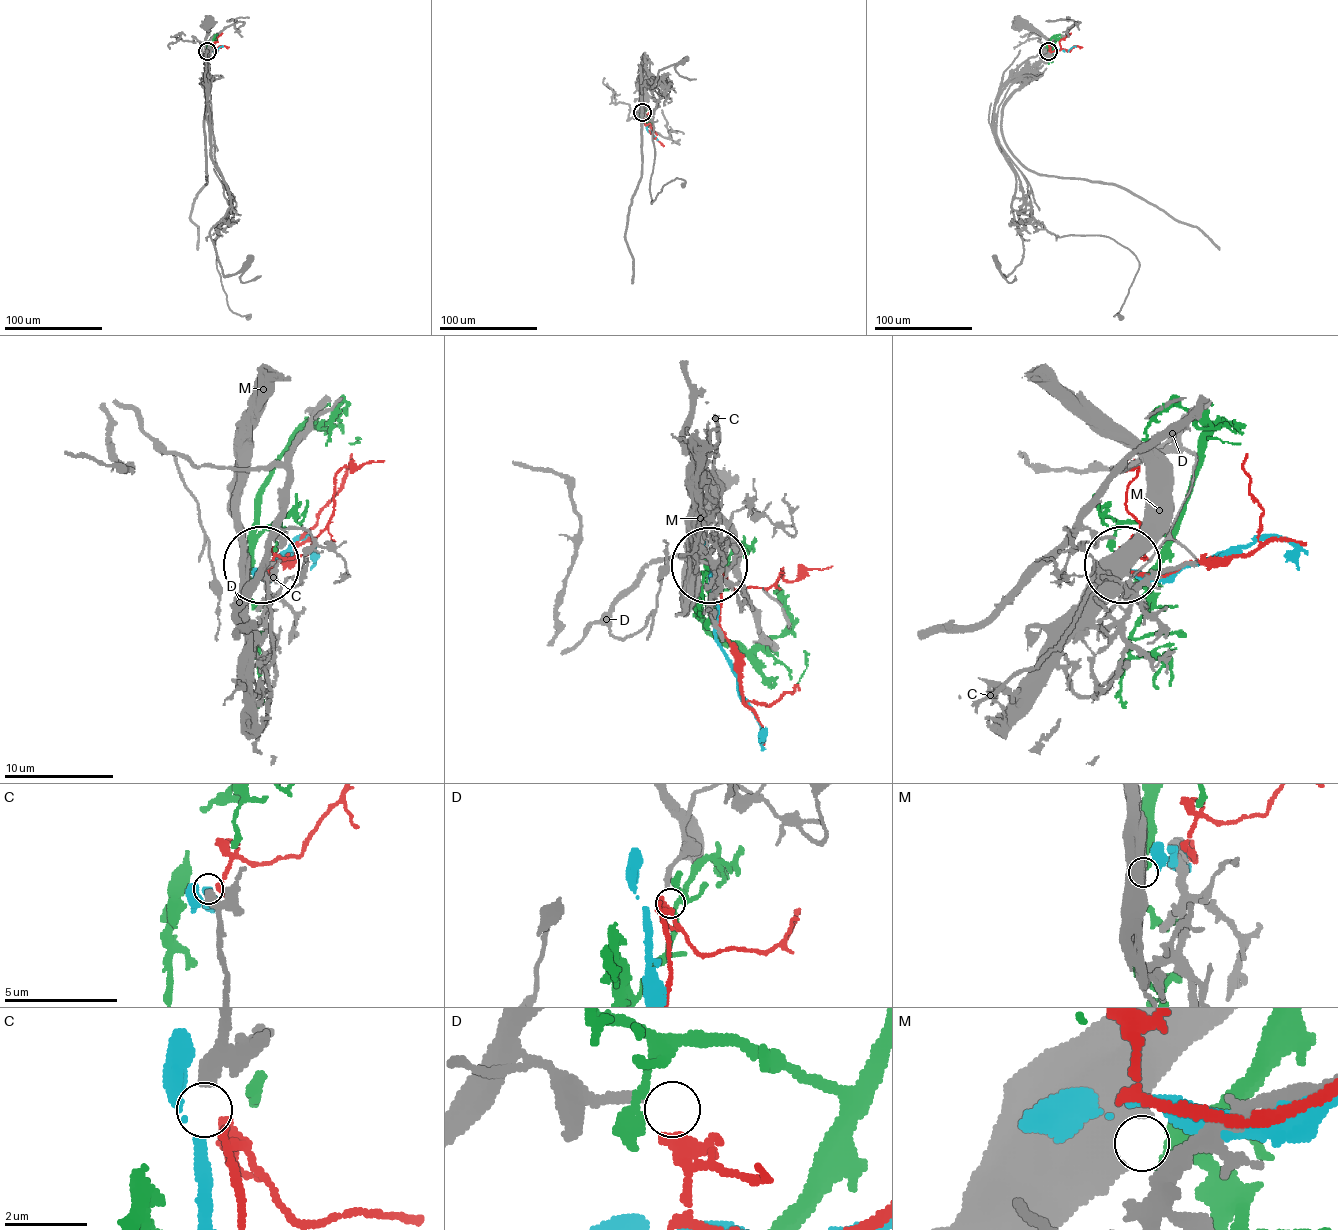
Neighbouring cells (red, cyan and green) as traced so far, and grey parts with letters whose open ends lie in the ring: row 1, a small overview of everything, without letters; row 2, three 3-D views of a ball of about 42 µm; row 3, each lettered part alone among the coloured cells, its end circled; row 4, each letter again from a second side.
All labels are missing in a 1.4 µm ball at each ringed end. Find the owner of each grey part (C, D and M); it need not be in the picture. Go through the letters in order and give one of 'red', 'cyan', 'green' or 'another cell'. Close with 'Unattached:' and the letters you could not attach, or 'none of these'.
C: red
D: another cell
M: green
Unattached: D

